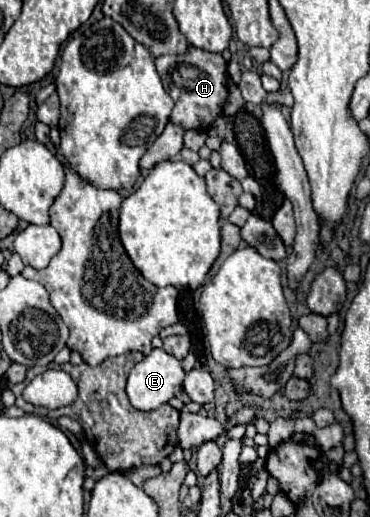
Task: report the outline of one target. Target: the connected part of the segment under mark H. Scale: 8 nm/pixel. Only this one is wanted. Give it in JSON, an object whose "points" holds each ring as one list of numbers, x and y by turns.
{"points":[[190,46,186,54,166,54,156,58,156,70,162,78,164,90,174,98,174,110,170,120,180,124,186,130,208,130,212,122,222,114,226,96,228,96,228,62,224,62,222,54,212,54]]}

